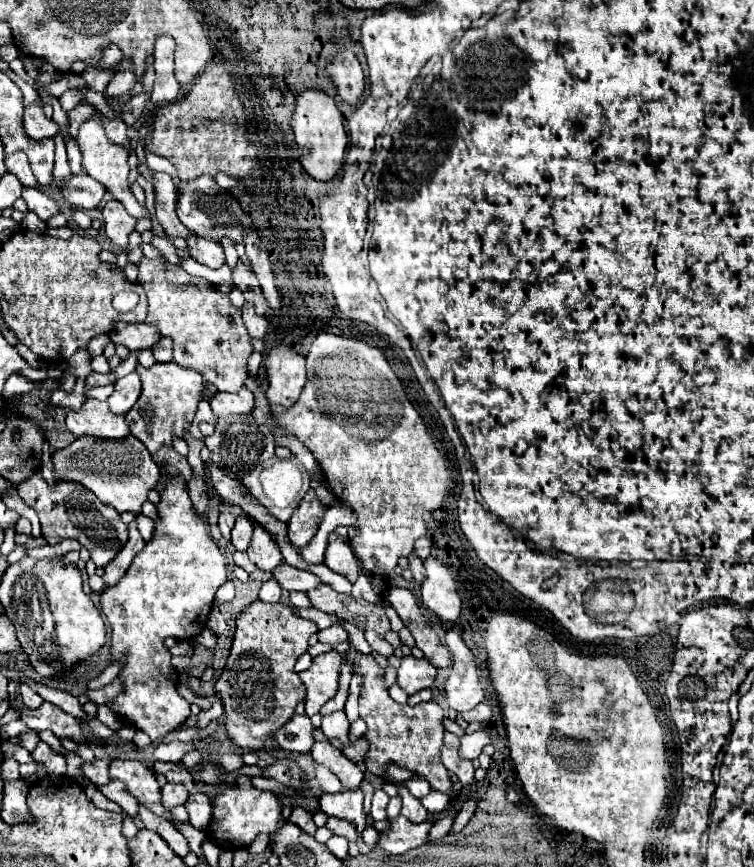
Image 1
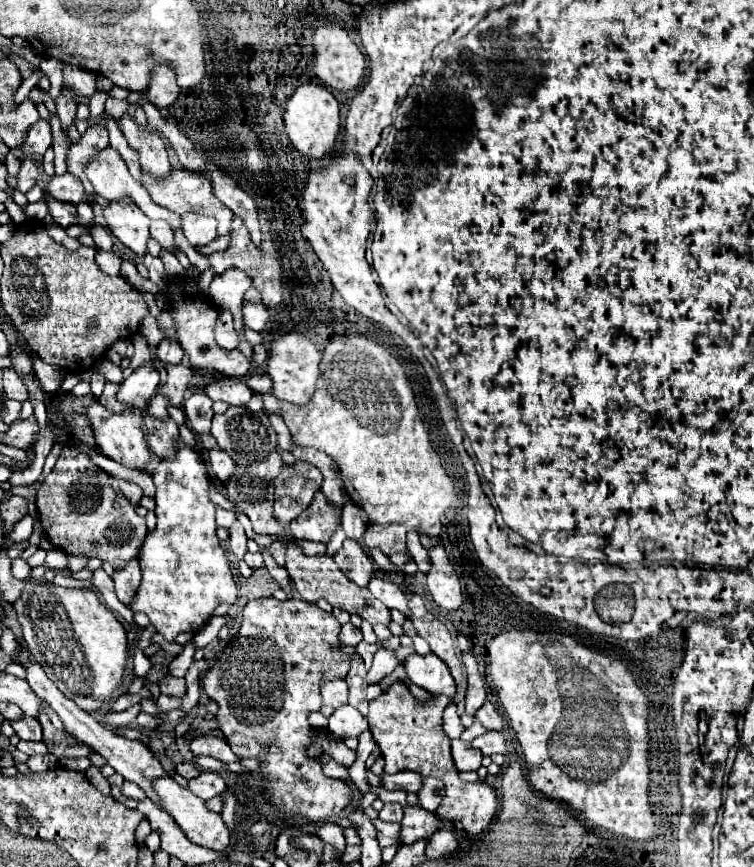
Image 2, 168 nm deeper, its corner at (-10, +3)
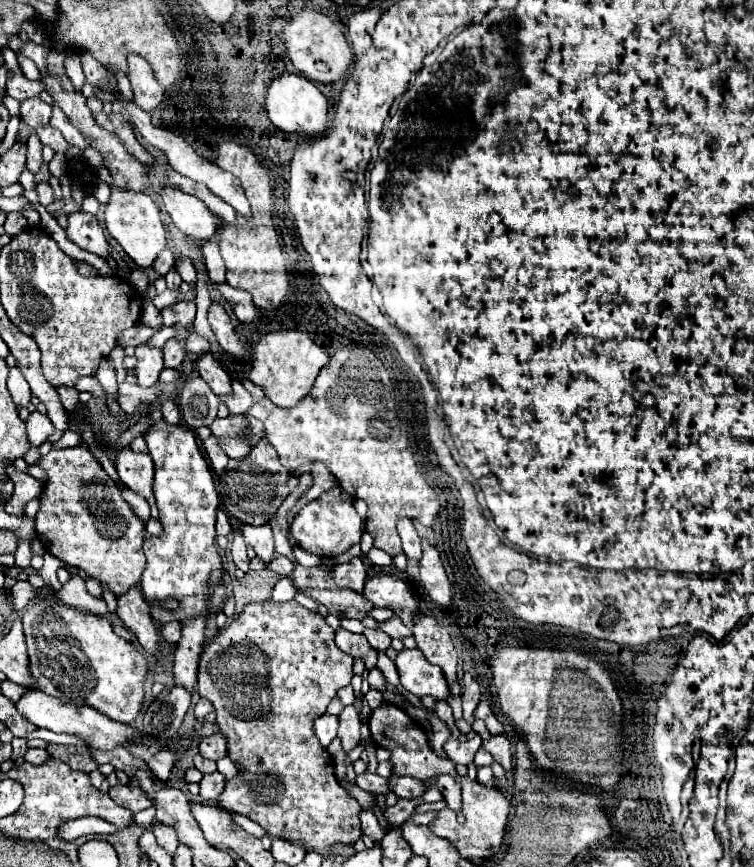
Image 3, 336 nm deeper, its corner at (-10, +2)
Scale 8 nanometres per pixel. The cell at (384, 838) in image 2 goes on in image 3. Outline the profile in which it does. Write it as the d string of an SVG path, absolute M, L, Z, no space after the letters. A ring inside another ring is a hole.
M359 812L359 824L361 824L361 832L371 840L379 842L383 838L383 828L373 812Z

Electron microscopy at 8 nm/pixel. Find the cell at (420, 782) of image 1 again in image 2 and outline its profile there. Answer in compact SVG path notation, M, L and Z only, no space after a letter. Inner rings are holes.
M399 771L395 775L383 773L381 779L383 779L383 787L389 789L389 791L401 789L401 791L413 791L413 793L417 793L417 791L423 789L423 779L425 777L419 775L417 771Z

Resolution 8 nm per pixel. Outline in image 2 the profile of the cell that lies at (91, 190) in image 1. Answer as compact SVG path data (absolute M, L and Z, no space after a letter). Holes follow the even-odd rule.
M65 173L61 177L55 175L47 185L47 193L53 195L55 199L59 199L59 201L67 201L67 203L73 203L73 205L77 205L81 201L89 203L89 195L81 187L81 181L71 173Z

